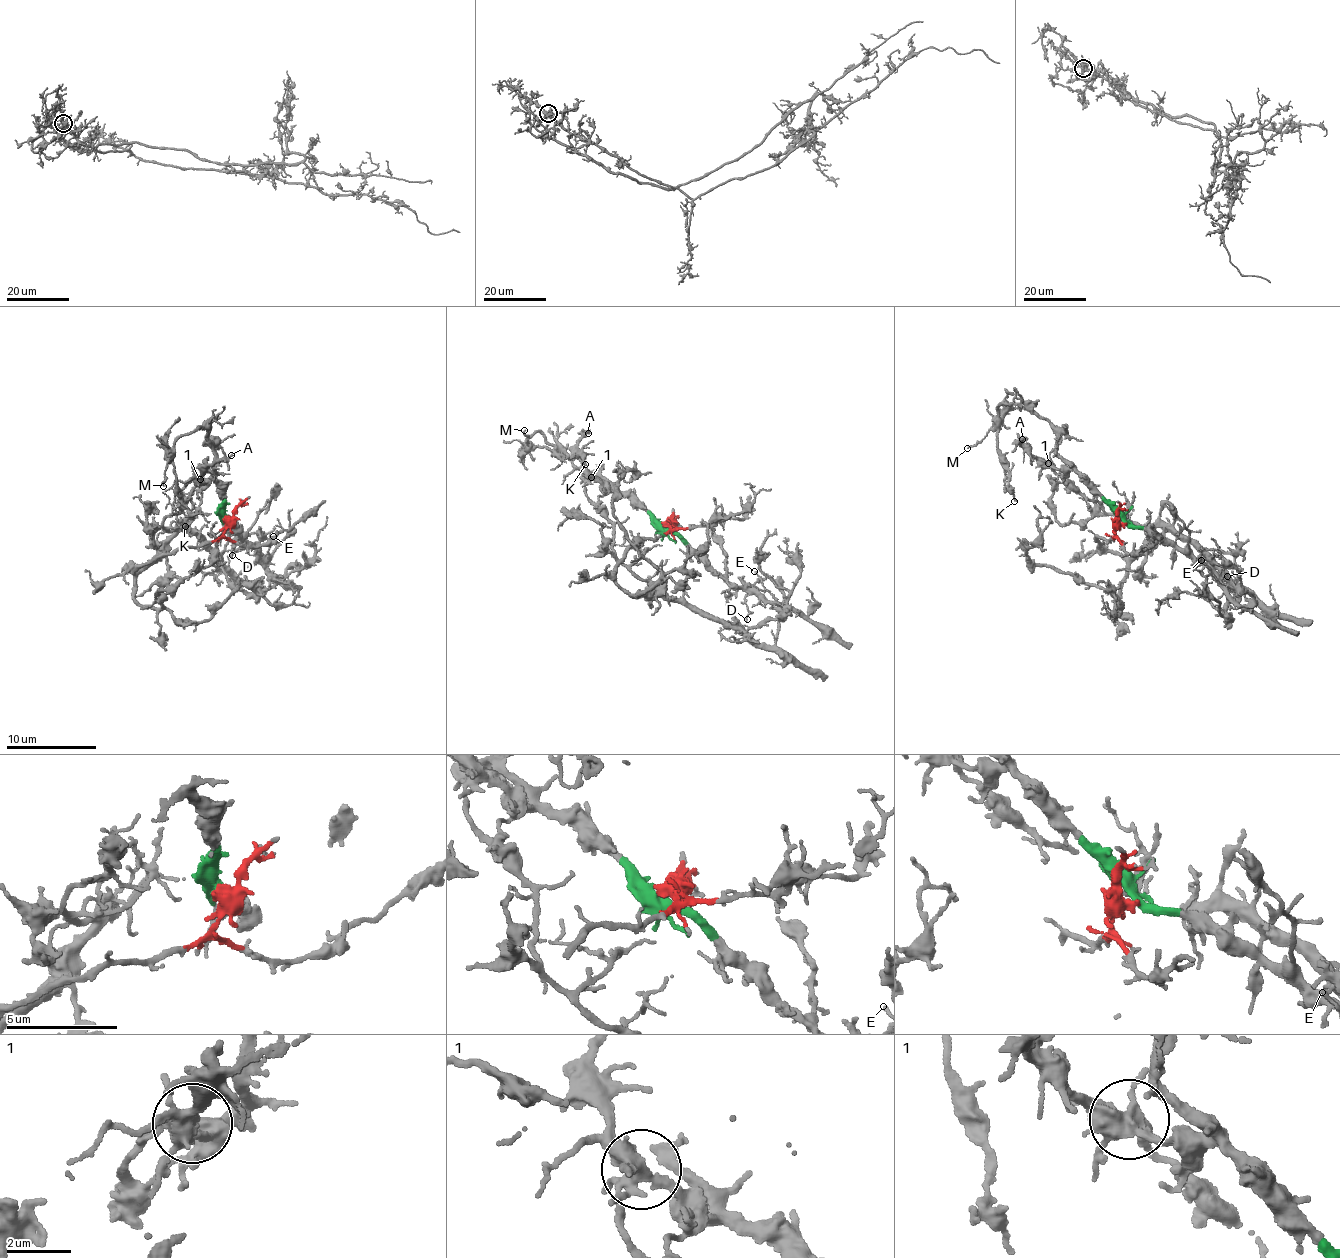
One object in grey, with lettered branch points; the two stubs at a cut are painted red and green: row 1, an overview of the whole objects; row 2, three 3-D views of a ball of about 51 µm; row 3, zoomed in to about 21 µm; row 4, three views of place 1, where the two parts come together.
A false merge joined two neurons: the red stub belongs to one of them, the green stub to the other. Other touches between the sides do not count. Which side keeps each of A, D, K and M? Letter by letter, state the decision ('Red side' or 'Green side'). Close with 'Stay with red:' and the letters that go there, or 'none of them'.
A: Green side
D: Green side
K: Green side
M: Green side
Stay with red: none of them

